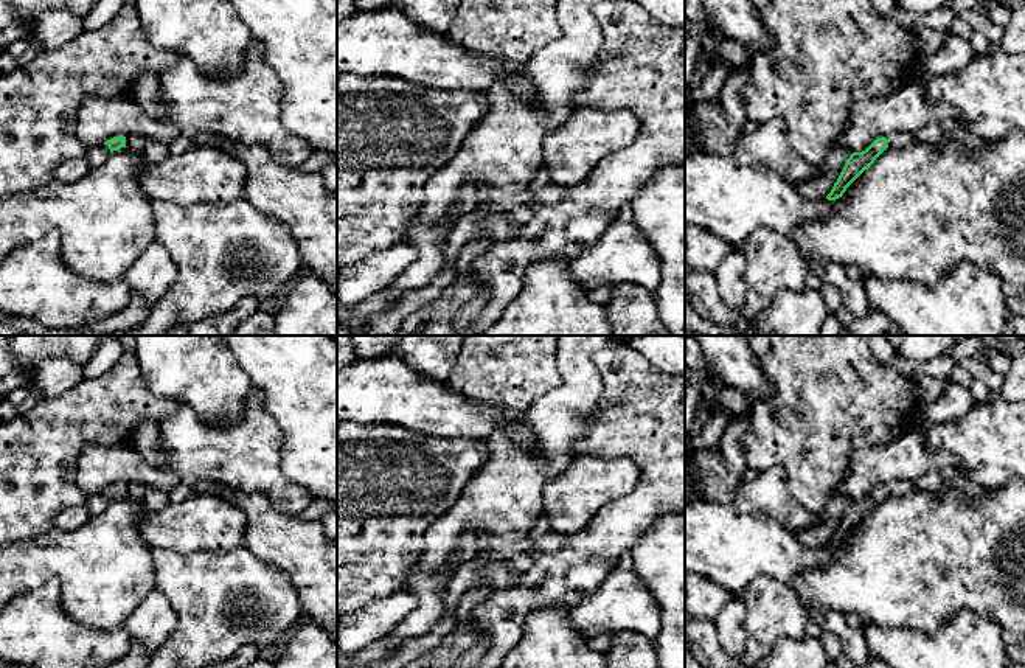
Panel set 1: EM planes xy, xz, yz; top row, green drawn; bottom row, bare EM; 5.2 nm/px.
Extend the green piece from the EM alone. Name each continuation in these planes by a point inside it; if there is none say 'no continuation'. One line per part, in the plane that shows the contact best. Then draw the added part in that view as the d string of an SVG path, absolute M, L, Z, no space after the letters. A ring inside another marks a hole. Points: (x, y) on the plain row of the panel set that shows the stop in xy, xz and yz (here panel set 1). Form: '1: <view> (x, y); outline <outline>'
1: xy (97, 504); outline M99 492L96 496L89 496L85 506L90 513L90 516L98 516L101 514L110 503L110 497L107 492Z

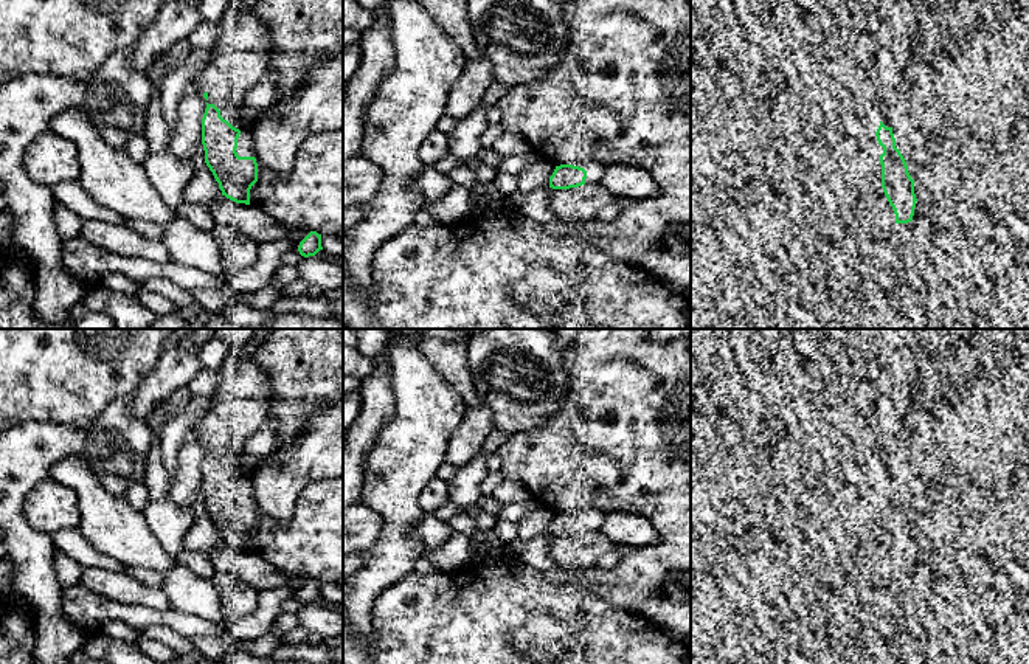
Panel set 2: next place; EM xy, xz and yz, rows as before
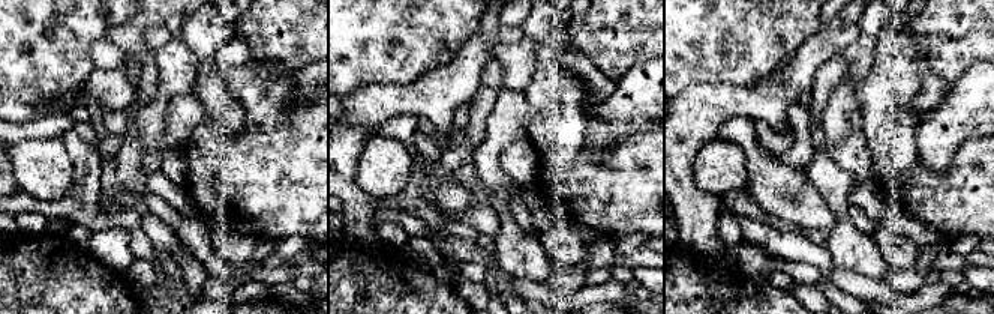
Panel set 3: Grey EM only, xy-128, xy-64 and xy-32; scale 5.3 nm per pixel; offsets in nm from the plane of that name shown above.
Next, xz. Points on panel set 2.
1: xz (595, 517); outline M590 506L576 509L576 510L573 510L573 514L579 514L587 518L585 531L601 529L601 526L604 524L605 515L607 515L604 510L590 507Z

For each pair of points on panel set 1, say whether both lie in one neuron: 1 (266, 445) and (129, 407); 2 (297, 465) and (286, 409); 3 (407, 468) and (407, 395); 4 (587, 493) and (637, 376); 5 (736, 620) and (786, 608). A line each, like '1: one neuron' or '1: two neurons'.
1: two neurons
2: one neuron
3: two neurons
4: two neurons
5: two neurons

